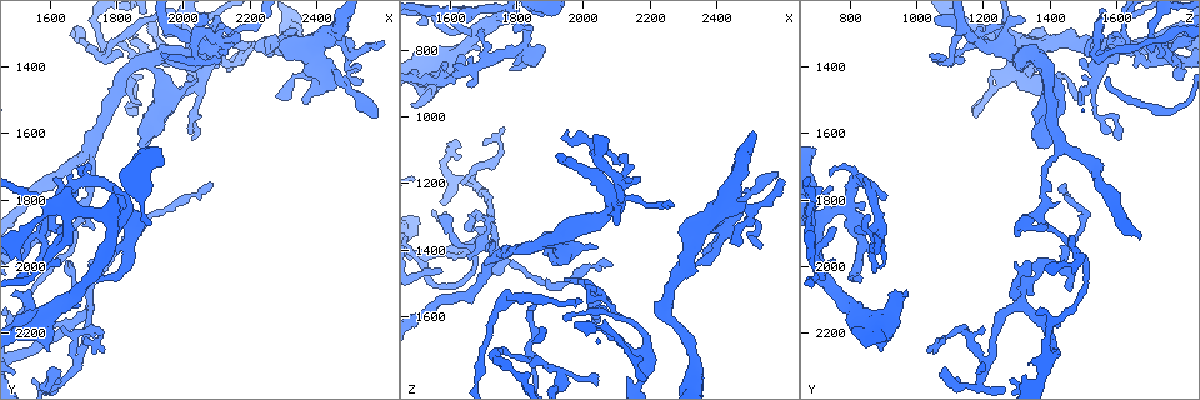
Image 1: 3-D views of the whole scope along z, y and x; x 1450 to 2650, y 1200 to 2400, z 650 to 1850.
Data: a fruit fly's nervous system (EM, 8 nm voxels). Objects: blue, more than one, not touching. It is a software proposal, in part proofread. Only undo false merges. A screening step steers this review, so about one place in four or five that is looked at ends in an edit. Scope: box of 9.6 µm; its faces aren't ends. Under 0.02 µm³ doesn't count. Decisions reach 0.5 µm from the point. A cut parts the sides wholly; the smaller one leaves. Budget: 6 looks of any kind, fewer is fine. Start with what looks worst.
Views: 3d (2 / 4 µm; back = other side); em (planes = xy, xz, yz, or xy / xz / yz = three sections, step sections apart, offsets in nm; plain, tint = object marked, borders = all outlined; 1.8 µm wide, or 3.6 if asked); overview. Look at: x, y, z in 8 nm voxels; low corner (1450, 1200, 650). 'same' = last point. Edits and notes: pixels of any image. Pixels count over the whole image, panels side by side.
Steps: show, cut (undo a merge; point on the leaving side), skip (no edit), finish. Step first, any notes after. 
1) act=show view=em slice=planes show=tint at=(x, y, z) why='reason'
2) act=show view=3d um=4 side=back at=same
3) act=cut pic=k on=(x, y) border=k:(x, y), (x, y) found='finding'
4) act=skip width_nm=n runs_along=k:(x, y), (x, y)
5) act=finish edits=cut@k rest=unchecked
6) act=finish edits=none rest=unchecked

act=show view=3d um=4 at=(2500, 1370, 1300) why='abrupt turn'

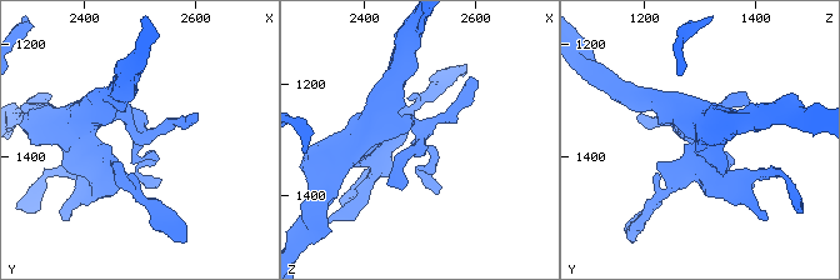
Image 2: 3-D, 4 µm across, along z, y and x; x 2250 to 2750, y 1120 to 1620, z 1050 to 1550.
act=show view=em slice=planes show=tint at=(2500, 1360, 1300) why='need the tissue'

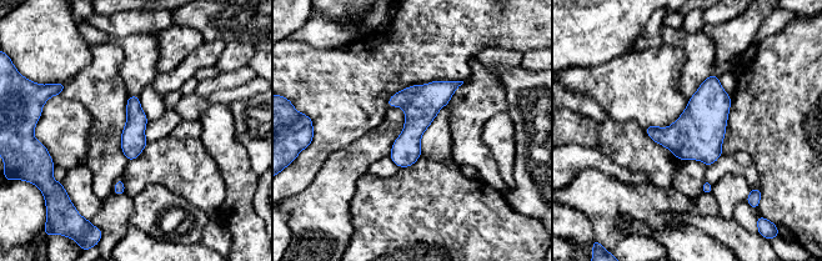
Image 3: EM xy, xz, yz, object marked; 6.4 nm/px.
act=skip runs_along=3:(456, 84), (417, 118), (401, 164) found='one cell here'

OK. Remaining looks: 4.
act=show view=em slice=yz step=4 show=tint at=(2090, 1340, 1260) why='narrows sharply'

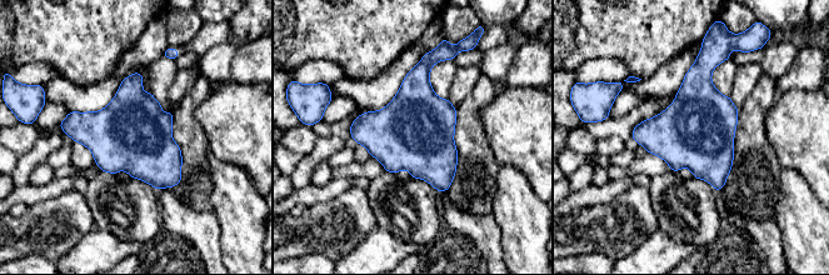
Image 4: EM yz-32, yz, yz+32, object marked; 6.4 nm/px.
act=skip width_nm=480 found='all the same cell'

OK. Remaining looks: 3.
act=show view=em slice=xy step=8 show=borders at=(1720, 2120, 1320) why='sharp bend'

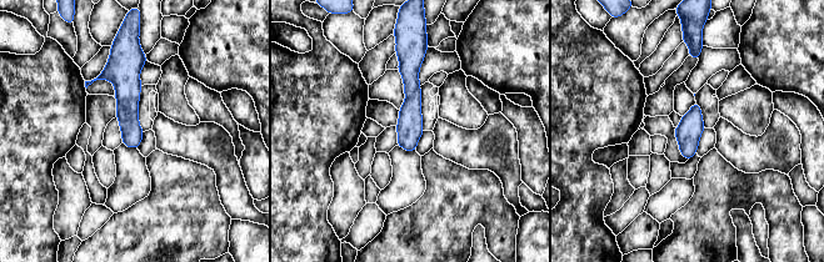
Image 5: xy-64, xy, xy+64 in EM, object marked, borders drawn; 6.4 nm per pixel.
act=show view=em slice=planes show=borders at=same why='another direction'

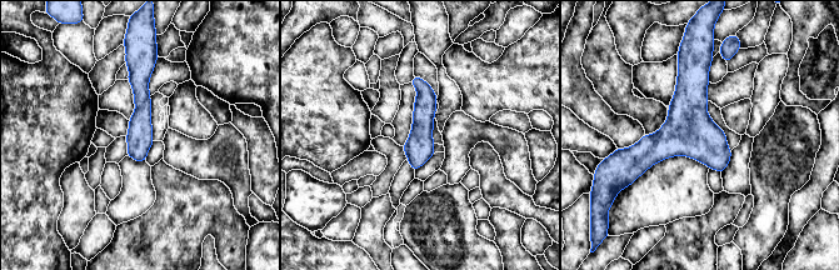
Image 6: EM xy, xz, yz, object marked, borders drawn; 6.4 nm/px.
act=skip width_nm=170 runs_along=6:(694, 65), (688, 116), (634, 174) found='all the same cell'

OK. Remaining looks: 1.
act=finish edits=none rest=unchecked

